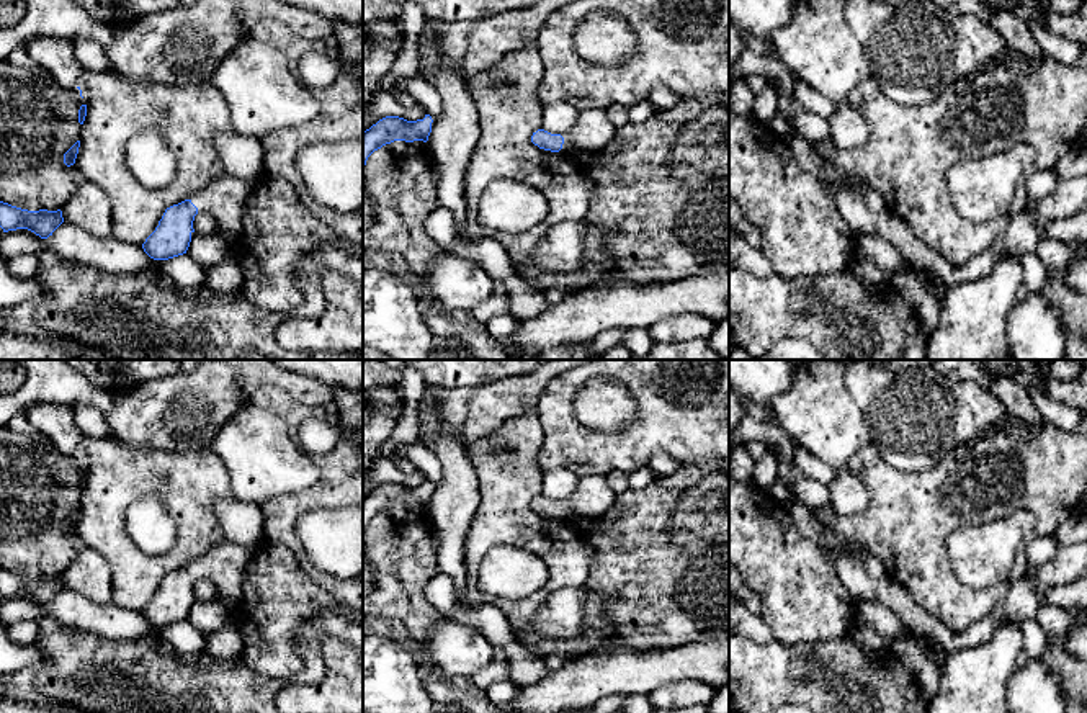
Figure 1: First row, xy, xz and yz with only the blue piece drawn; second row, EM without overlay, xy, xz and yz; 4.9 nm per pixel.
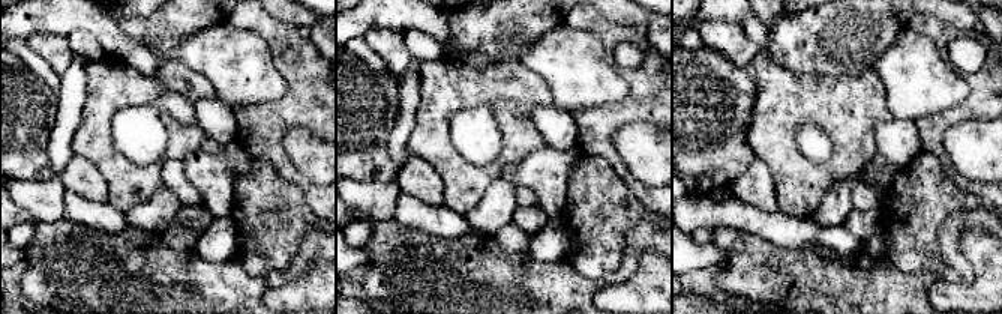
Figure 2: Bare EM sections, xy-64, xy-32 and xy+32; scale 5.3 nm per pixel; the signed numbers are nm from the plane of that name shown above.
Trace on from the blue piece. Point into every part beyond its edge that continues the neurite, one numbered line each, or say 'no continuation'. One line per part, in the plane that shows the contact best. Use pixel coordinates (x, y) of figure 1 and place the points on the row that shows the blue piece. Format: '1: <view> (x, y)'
1: xy (224, 200)

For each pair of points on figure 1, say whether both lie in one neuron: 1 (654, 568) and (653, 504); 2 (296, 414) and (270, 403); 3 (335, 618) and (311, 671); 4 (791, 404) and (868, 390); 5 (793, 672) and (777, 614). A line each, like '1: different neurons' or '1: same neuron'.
1: same neuron
2: same neuron
3: same neuron
4: different neurons
5: different neurons

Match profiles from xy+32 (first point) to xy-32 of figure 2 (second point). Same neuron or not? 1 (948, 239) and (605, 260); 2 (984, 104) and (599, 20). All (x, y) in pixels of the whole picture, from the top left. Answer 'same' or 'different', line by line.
1: different
2: same

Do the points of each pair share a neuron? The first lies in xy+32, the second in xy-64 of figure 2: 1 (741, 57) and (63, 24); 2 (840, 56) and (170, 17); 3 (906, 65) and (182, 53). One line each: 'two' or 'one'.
1: two
2: one
3: one

